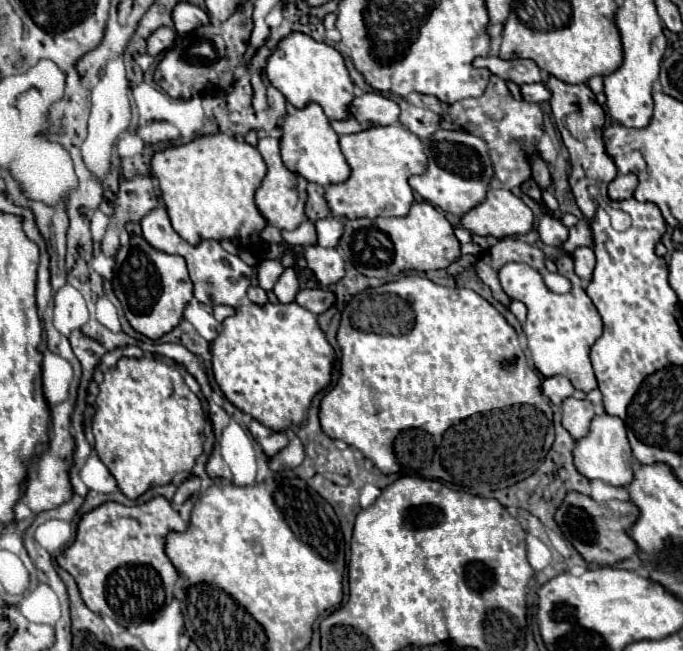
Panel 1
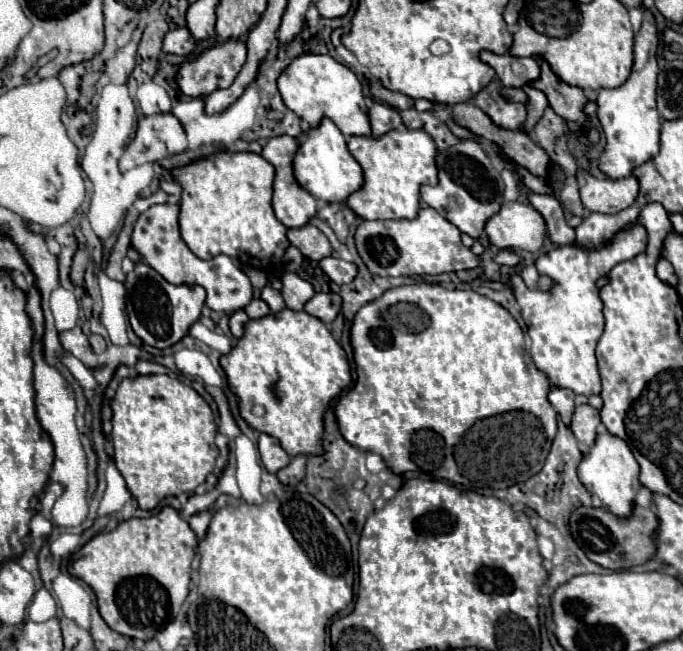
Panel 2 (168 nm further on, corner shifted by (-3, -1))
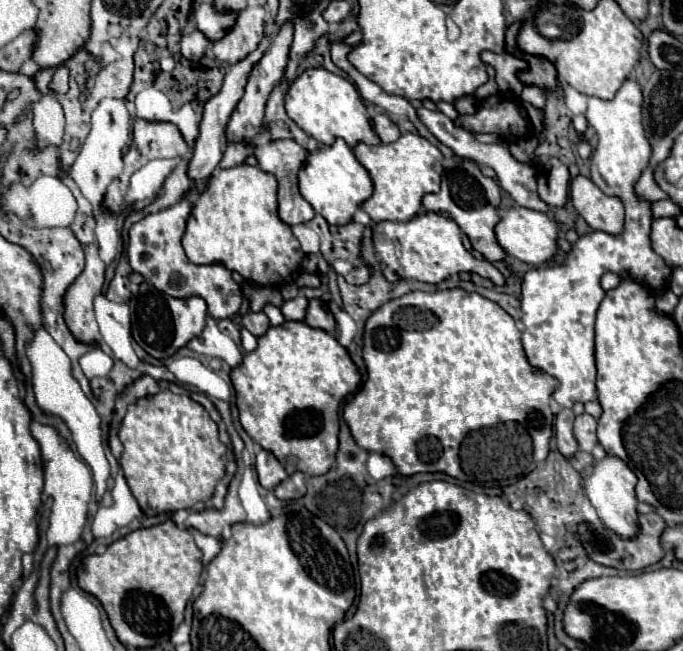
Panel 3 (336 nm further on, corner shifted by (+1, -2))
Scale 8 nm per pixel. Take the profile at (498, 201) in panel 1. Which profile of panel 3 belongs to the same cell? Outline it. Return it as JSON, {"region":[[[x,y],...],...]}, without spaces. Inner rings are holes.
{"region":[[[510,208],[508,214],[498,222],[496,226],[496,238],[500,242],[500,246],[514,258],[532,264],[532,266],[540,266],[544,262],[550,262],[558,250],[558,238],[560,238],[560,222],[556,222],[554,218],[550,218],[544,212],[536,212],[536,210],[528,210],[528,208]]]}

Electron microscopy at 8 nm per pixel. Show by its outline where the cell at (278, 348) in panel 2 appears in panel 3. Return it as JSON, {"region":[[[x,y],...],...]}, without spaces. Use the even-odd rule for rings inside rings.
{"region":[[[284,322],[282,326],[272,326],[264,336],[258,338],[258,348],[244,354],[244,362],[232,370],[240,424],[246,434],[264,450],[272,452],[288,474],[300,470],[310,476],[326,474],[336,464],[340,432],[338,410],[342,400],[358,390],[360,380],[362,376],[358,366],[352,362],[348,350],[340,346],[336,336],[310,328],[304,322]]]}

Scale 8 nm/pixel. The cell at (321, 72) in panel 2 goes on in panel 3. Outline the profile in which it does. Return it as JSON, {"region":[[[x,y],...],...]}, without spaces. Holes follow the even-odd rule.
{"region":[[[324,68],[306,70],[302,76],[298,76],[298,80],[290,86],[286,94],[286,114],[308,136],[316,138],[324,146],[332,146],[336,138],[346,140],[350,148],[354,148],[358,142],[380,144],[380,138],[372,130],[372,120],[356,86],[350,80],[336,76]]]}

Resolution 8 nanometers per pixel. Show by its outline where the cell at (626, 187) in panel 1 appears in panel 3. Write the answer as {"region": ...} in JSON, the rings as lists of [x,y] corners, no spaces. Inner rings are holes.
{"region":[[[590,178],[572,180],[572,204],[592,230],[620,234],[624,230],[624,204],[606,196]]]}

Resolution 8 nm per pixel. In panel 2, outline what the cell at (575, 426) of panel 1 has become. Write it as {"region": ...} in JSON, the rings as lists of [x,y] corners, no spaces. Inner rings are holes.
{"region":[[[578,405],[570,423],[572,433],[576,435],[578,441],[586,443],[588,447],[594,445],[596,439],[596,427],[600,425],[600,415],[598,409],[590,407],[590,405]]]}

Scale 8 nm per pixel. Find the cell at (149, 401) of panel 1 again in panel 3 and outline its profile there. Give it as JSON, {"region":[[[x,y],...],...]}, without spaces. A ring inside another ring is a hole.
{"region":[[[162,390],[152,398],[142,398],[138,400],[138,404],[128,406],[118,436],[124,446],[120,458],[122,472],[146,516],[156,516],[162,512],[178,512],[192,508],[196,502],[210,500],[214,496],[216,484],[226,474],[226,446],[218,438],[216,422],[198,402],[194,402],[186,394],[178,396],[172,394],[170,390]]]}

